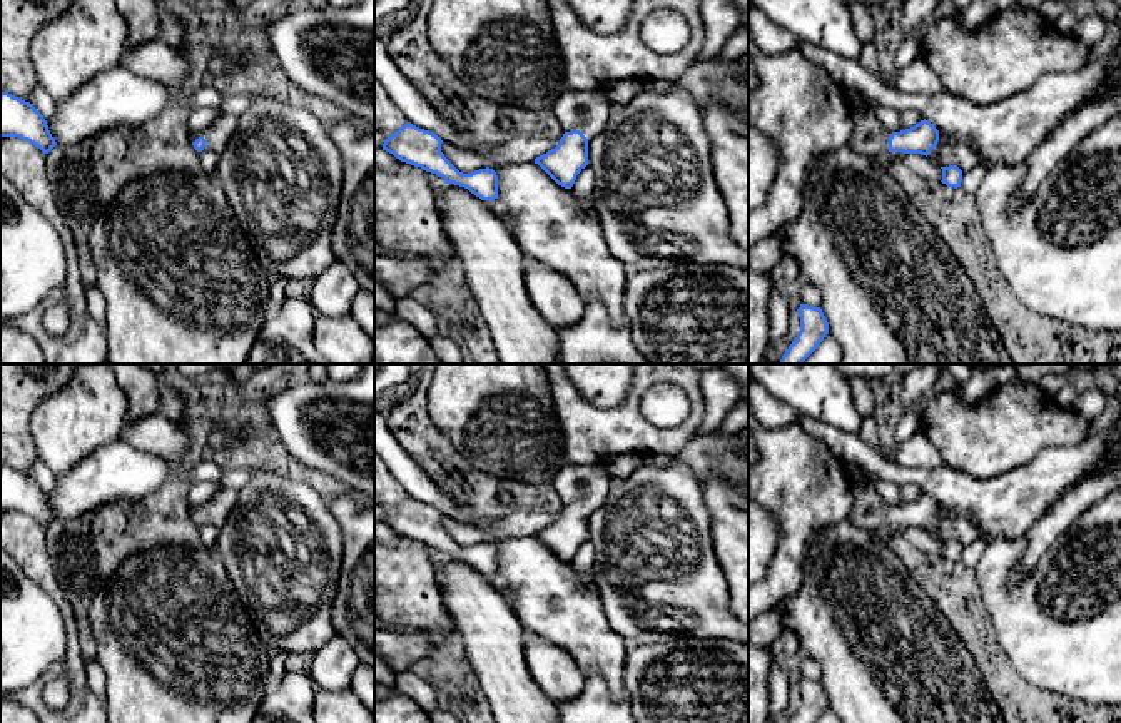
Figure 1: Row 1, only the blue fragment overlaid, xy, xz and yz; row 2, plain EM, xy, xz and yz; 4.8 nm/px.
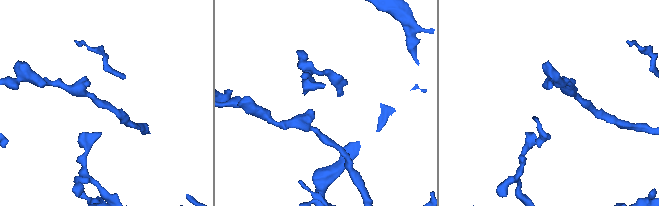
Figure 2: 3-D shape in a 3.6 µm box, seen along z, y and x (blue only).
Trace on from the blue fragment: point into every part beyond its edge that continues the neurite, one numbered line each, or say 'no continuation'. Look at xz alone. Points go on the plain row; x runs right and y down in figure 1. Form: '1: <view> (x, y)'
1: xz (588, 486)

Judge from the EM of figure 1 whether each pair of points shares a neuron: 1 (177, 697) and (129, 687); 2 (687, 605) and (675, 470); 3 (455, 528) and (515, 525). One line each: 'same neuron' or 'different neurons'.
1: same neuron
2: same neuron
3: same neuron

